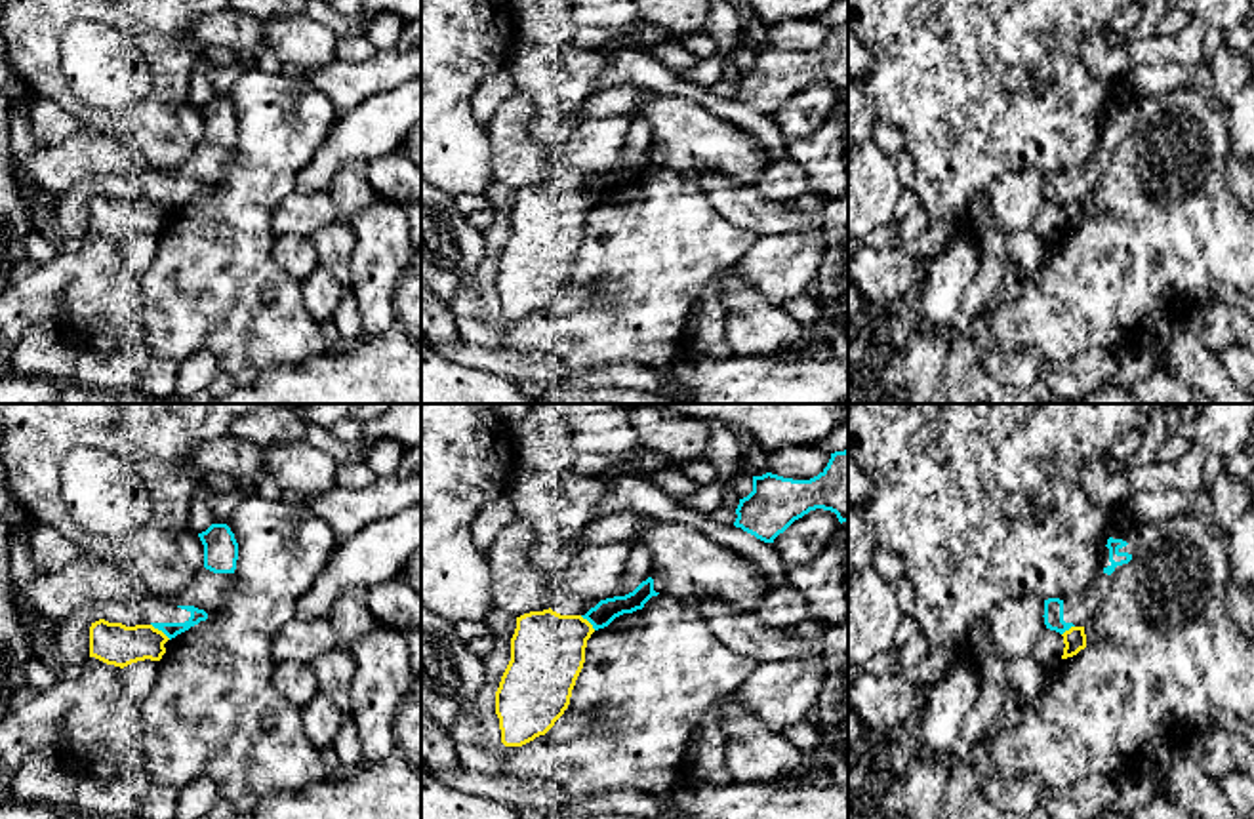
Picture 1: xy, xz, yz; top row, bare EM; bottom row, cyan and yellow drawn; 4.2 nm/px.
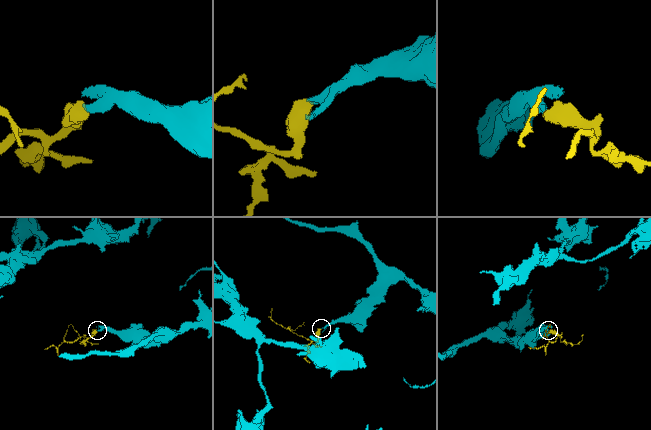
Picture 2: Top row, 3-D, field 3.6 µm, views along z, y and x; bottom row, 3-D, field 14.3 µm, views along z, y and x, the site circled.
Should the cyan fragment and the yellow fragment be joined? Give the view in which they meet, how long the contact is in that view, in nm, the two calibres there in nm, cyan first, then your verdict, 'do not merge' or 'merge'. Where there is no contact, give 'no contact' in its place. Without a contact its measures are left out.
xy | 110 nm | 60/180 nm | merge

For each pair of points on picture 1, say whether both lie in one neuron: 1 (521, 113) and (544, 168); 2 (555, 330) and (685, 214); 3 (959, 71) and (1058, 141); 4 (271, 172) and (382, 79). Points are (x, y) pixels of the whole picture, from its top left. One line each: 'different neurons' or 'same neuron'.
1: same neuron
2: same neuron
3: same neuron
4: different neurons

